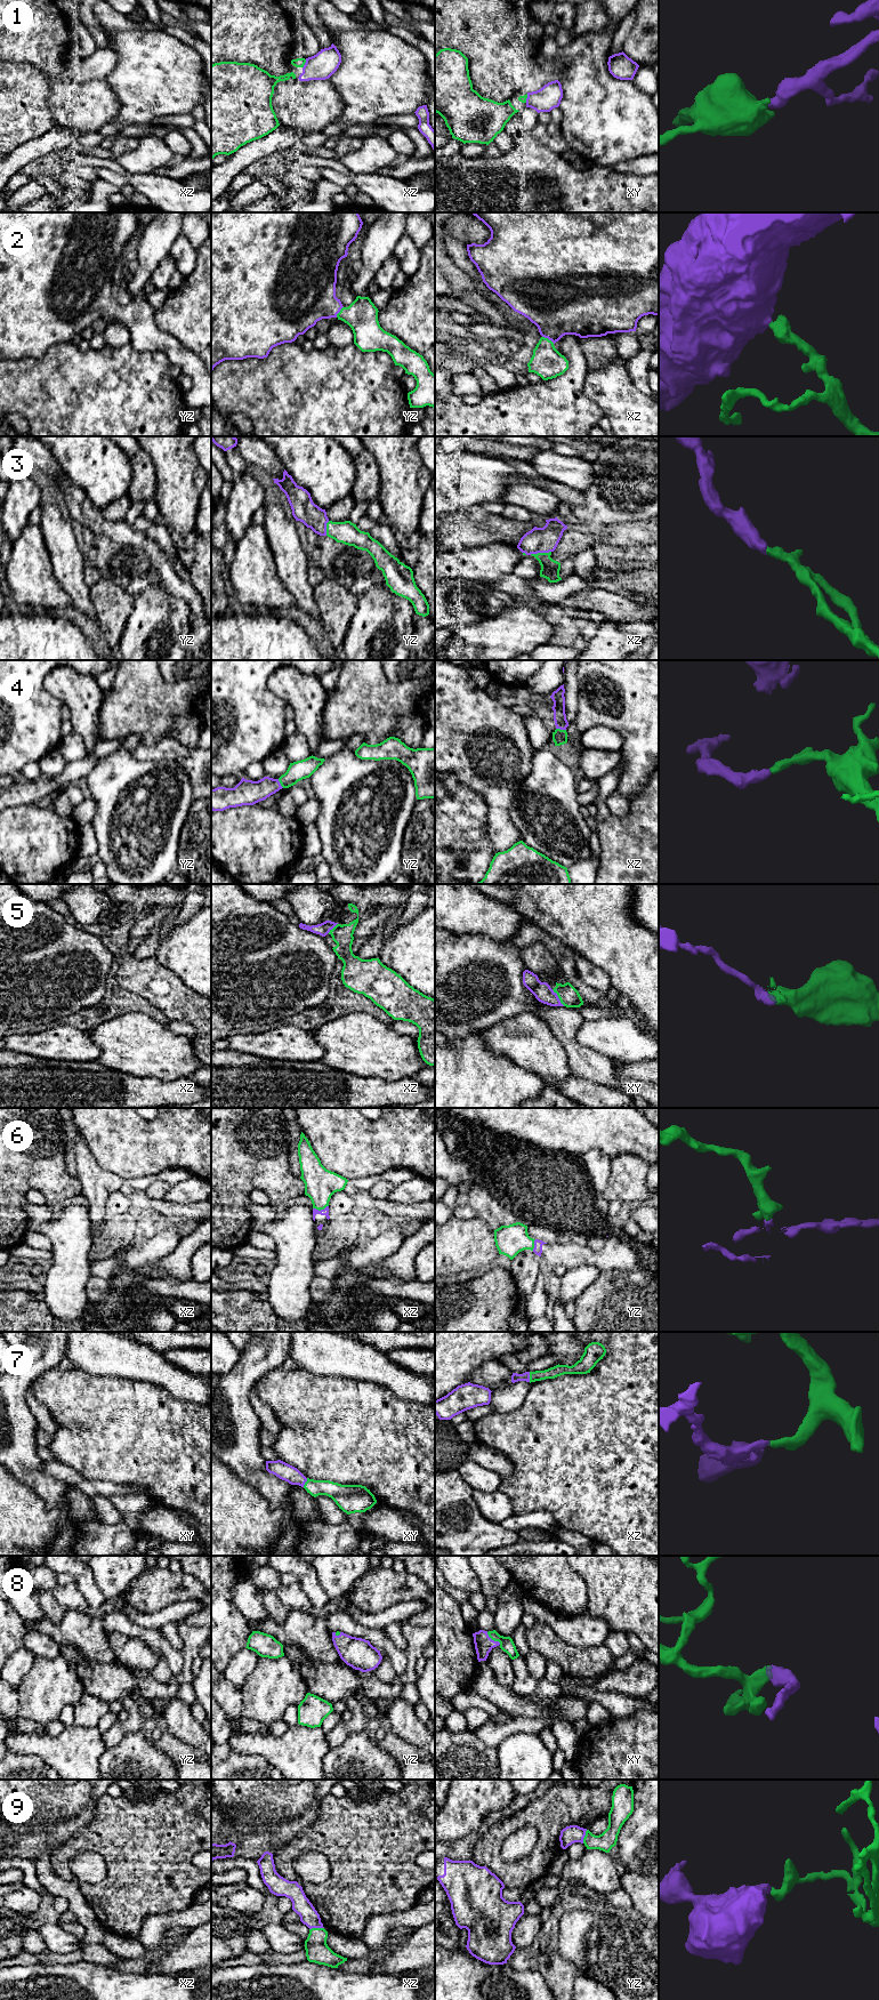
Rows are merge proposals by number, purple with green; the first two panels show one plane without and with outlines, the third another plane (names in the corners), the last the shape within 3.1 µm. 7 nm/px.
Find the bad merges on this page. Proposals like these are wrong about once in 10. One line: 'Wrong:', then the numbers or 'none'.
Wrong: none

